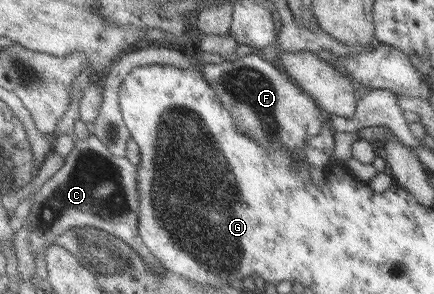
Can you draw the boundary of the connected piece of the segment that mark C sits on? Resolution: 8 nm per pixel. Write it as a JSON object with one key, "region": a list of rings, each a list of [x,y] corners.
{"region":[[[67,131],[66,134],[76,140],[74,148],[65,157],[65,162],[43,186],[31,196],[34,200],[34,209],[26,217],[32,224],[30,231],[30,244],[34,253],[46,251],[52,244],[56,243],[58,236],[71,230],[93,231],[95,229],[103,230],[123,240],[132,250],[136,250],[142,260],[154,268],[154,270],[164,270],[162,263],[150,252],[150,248],[144,244],[140,236],[140,195],[137,184],[137,166],[132,164],[128,158],[114,156],[110,149],[102,143],[98,137],[90,134],[86,139],[80,139],[73,131]]]}

